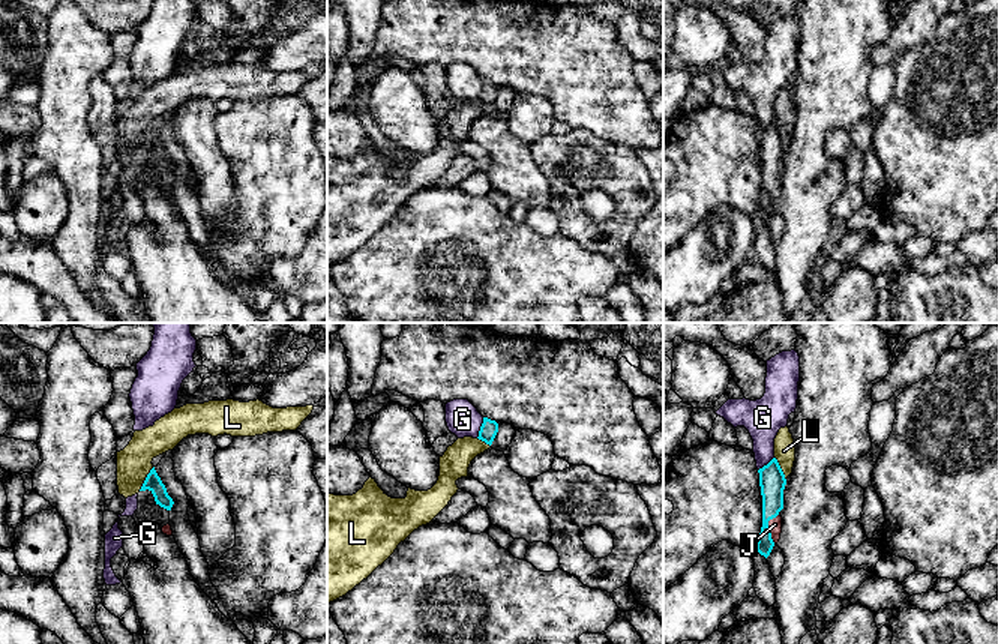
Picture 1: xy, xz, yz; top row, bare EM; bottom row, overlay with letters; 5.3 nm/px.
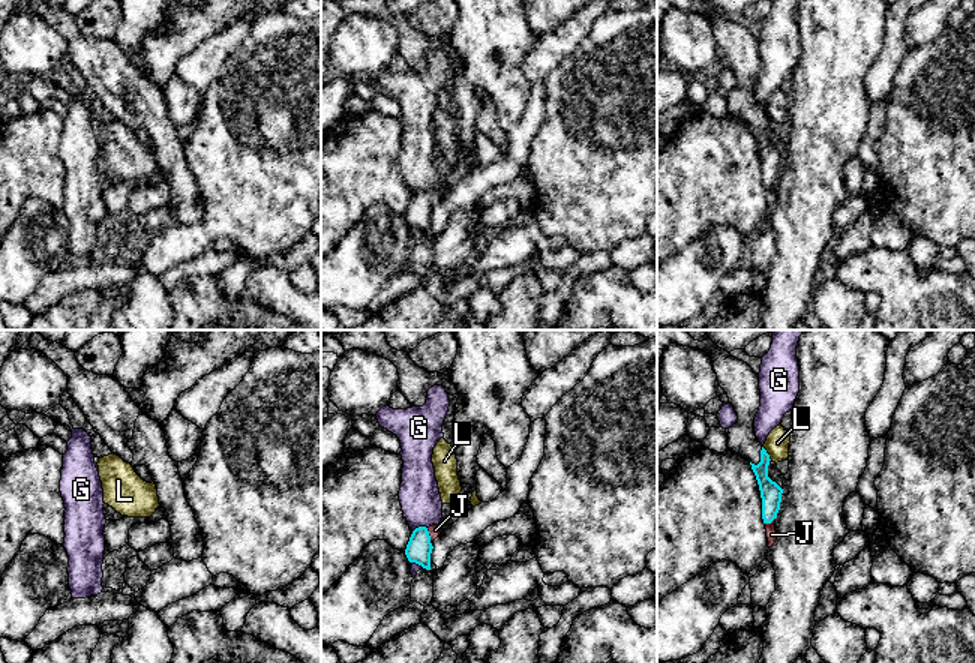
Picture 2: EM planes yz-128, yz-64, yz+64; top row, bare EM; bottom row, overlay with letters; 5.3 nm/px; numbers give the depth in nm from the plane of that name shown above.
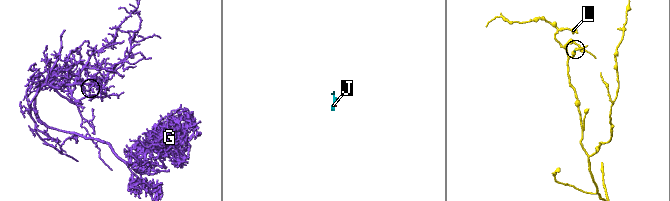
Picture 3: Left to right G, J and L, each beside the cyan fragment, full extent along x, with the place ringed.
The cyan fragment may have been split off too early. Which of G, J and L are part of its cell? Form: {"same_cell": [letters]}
{"same_cell": ["J"]}

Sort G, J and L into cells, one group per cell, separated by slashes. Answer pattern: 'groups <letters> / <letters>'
groups G / J / L

